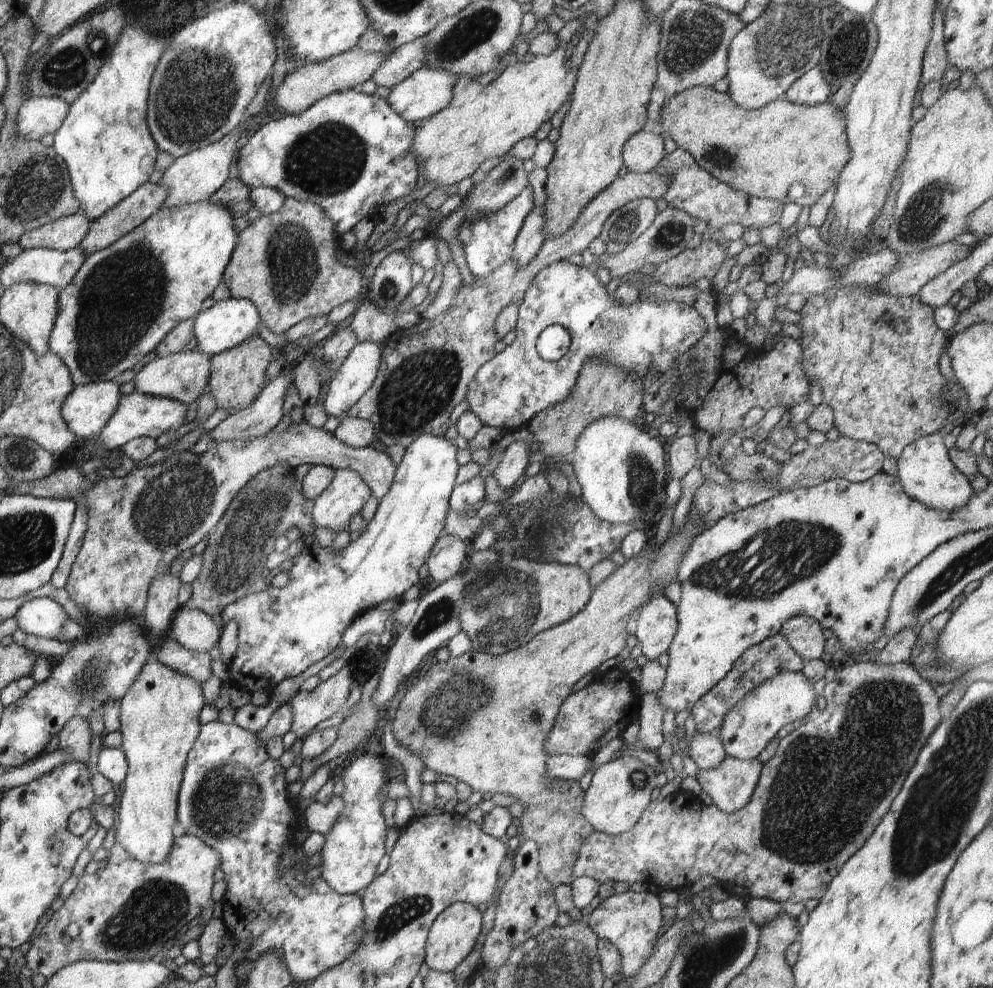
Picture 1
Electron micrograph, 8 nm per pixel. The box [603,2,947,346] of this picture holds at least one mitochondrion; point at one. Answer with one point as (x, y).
(694, 35)

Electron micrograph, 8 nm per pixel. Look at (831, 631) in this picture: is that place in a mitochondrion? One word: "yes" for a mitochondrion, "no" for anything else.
no

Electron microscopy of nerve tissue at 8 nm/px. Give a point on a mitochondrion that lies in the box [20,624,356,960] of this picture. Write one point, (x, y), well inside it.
(158, 908)

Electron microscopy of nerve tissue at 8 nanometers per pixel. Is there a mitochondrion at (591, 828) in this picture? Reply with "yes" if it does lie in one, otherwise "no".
no

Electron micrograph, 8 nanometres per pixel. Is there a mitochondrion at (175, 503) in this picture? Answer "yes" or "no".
yes

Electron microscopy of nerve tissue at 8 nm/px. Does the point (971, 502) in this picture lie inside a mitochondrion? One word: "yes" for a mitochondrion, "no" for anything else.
no

